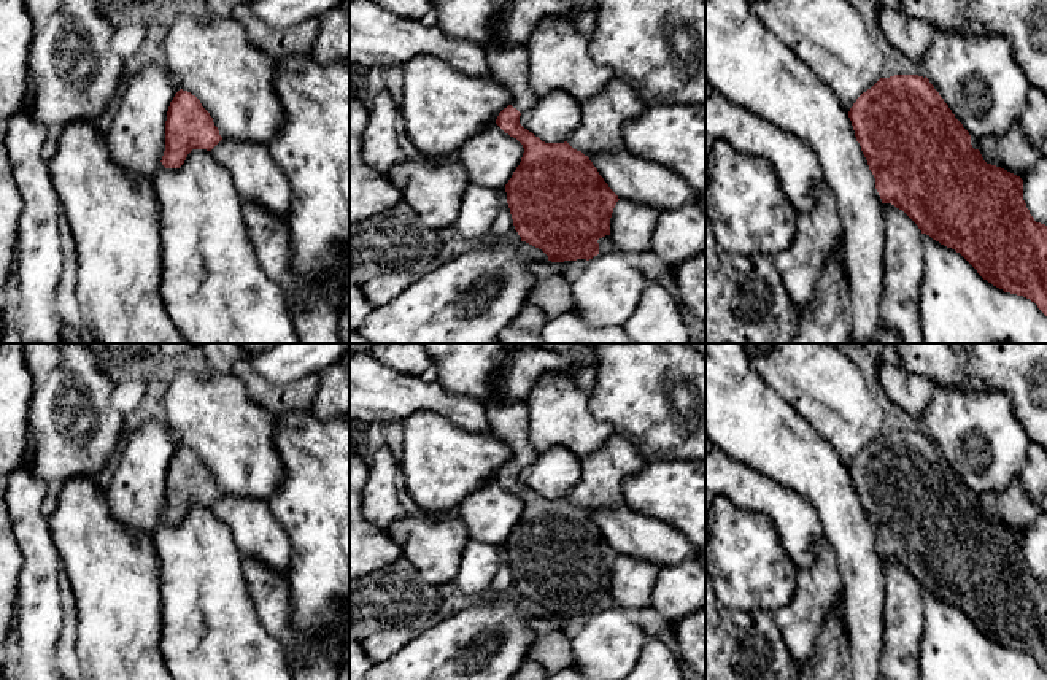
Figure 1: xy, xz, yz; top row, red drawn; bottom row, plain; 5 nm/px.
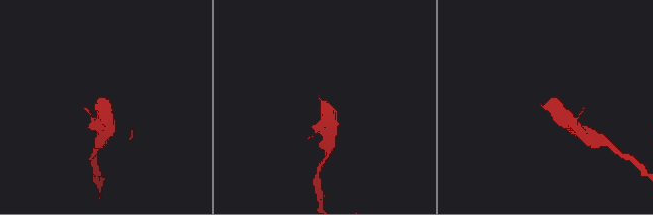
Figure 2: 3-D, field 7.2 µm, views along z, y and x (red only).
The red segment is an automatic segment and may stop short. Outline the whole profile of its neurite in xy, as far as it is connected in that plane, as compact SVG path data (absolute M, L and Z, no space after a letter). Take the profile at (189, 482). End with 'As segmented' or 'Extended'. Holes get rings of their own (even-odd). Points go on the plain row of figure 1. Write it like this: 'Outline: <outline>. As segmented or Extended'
Outline: M180 445L167 467L162 521L180 524L192 505L211 507L221 496L213 473L200 456Z. As segmented

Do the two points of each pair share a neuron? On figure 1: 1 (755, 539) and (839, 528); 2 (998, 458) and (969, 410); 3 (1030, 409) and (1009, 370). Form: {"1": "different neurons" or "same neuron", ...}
{"1": "different neurons", "2": "same neuron", "3": "same neuron"}

